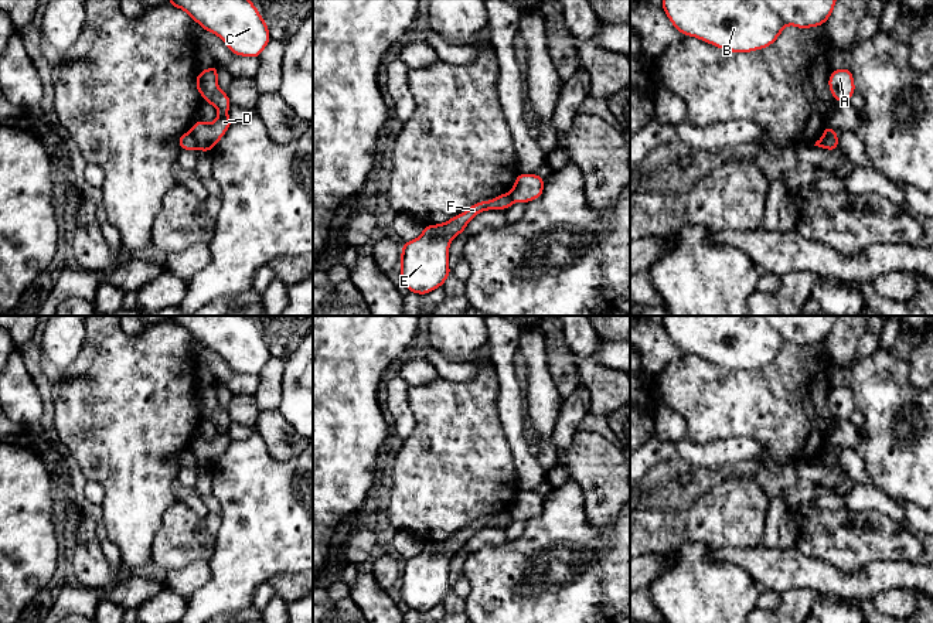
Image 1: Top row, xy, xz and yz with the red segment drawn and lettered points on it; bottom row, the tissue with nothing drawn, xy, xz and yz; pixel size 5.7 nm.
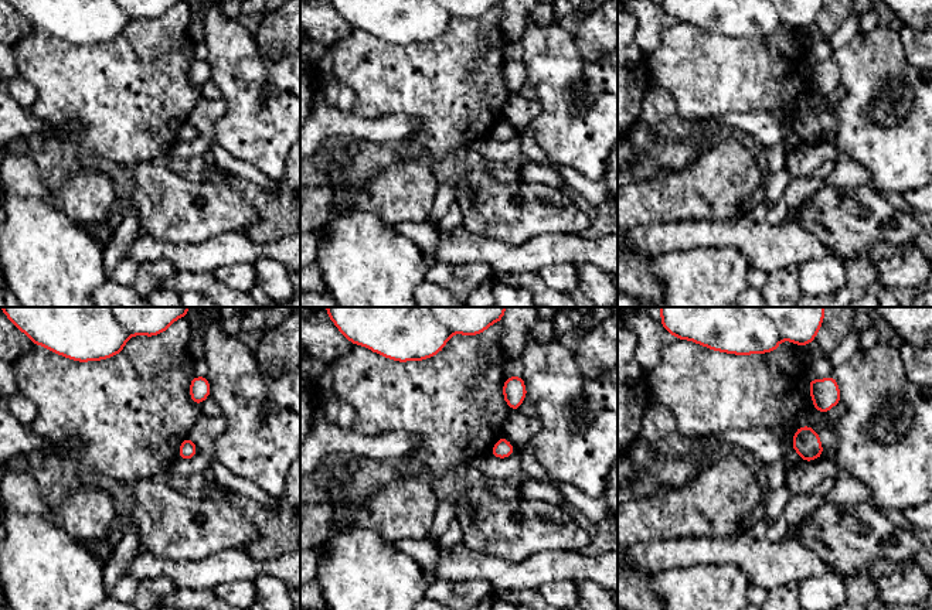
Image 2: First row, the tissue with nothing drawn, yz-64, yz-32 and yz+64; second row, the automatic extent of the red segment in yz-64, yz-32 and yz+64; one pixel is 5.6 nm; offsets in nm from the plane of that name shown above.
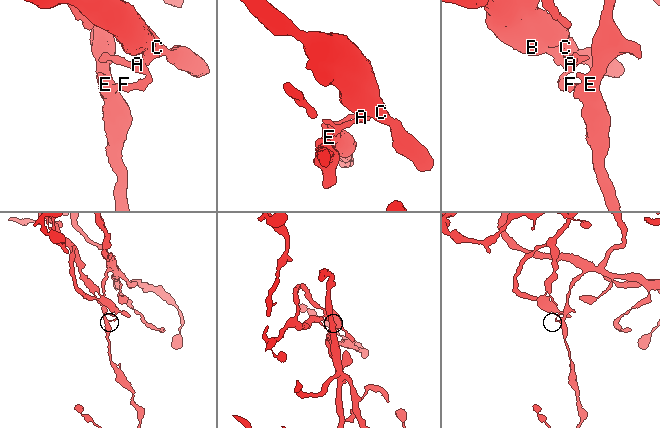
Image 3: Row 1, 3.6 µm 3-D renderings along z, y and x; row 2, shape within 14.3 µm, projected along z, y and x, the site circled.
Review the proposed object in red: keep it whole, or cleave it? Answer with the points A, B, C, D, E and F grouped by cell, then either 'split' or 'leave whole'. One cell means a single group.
A B C D / E F; split

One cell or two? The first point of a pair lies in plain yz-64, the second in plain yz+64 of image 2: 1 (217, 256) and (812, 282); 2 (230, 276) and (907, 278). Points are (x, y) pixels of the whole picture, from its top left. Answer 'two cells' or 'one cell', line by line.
1: two cells
2: one cell

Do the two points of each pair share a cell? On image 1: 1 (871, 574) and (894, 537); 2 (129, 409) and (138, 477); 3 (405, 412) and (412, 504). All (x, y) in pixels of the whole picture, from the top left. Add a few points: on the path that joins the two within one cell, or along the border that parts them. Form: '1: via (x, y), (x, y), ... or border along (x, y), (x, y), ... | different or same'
1: border along (913, 561), (872, 561), (857, 571), (848, 572) | different
2: via (129, 426), (129, 442), (136, 460) | same
3: border along (409, 405), (414, 414), (414, 431), (404, 441) | different

